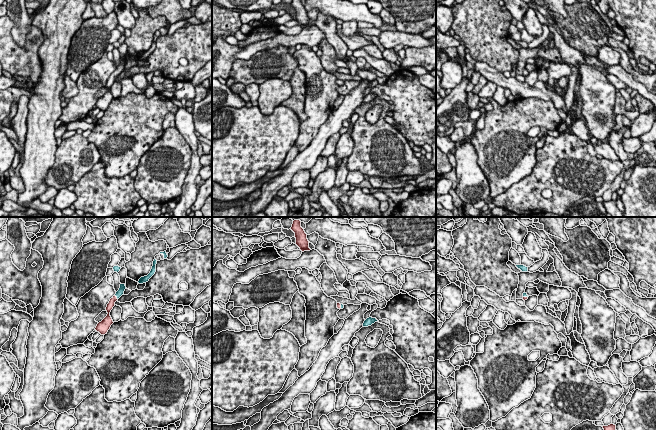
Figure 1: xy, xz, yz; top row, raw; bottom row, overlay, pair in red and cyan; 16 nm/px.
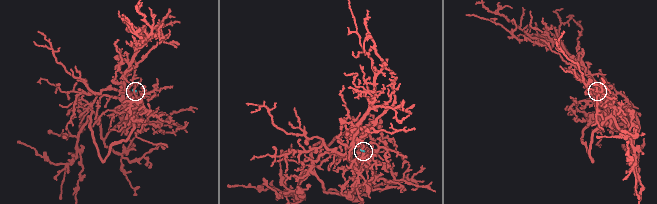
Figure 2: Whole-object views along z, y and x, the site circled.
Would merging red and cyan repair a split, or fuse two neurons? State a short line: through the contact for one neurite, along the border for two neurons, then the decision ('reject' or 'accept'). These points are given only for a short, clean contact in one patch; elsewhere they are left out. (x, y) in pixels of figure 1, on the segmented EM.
xy (111, 304), (116, 297), (120, 292) | accept

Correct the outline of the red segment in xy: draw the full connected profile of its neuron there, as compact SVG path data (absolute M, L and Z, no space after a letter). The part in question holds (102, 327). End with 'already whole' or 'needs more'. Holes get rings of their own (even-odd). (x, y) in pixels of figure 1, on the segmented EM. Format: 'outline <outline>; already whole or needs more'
outline M120 284L119 290L116 292L116 294L110 299L109 303L107 304L106 311L107 311L107 316L97 324L95 330L99 332L101 335L107 334L108 330L110 329L111 325L114 323L111 316L110 312L115 306L115 302L122 296L124 295L124 291L126 289L125 284Z; needs more

